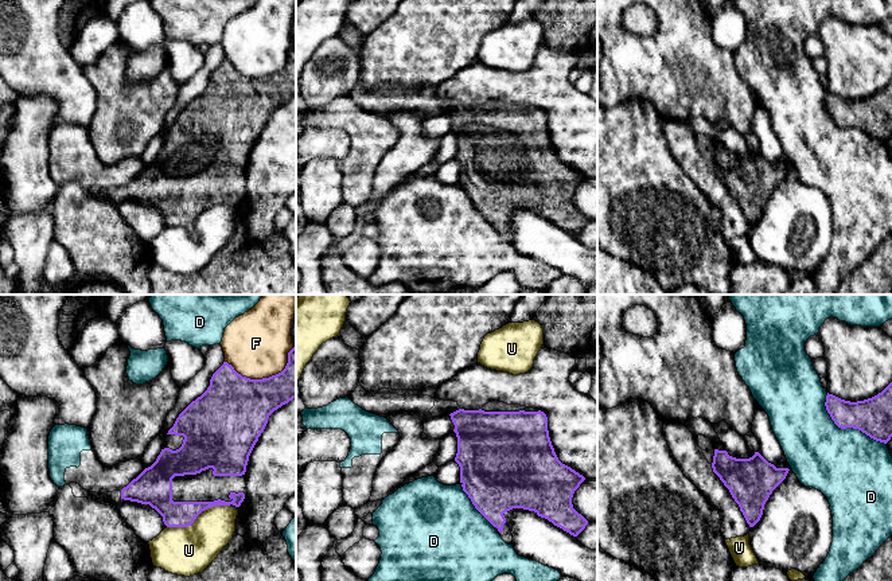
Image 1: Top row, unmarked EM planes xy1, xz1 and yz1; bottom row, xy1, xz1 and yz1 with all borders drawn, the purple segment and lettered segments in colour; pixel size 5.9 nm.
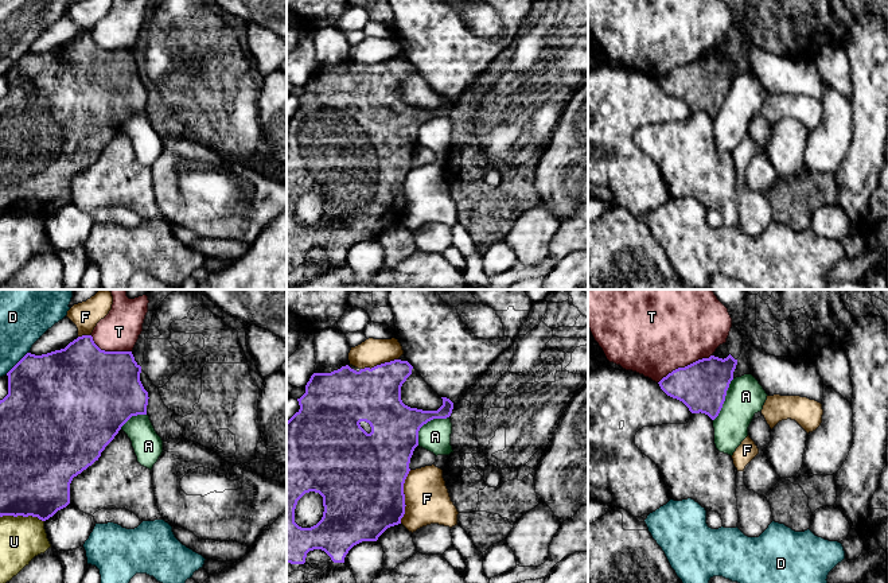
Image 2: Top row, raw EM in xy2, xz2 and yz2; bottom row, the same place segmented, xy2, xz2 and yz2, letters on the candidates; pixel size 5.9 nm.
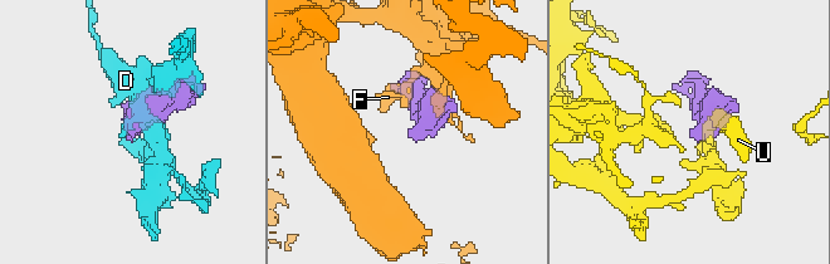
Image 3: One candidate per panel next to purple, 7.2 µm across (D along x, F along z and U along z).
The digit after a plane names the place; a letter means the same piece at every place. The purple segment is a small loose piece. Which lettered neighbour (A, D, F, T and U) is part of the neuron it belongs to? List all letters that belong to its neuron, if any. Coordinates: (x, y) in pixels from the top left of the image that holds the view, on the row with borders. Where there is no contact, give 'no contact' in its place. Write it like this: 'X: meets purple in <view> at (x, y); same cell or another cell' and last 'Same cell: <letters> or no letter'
A: meets purple in xz2 at (425, 423); another cell
D: meets purple in yz1 at (845, 428); another cell
F: meets purple in xy1 at (264, 378); another cell
T: meets purple in yz2 at (685, 366); another cell
U: meets purple in xy1 at (197, 515); another cell
Same cell: no letter

